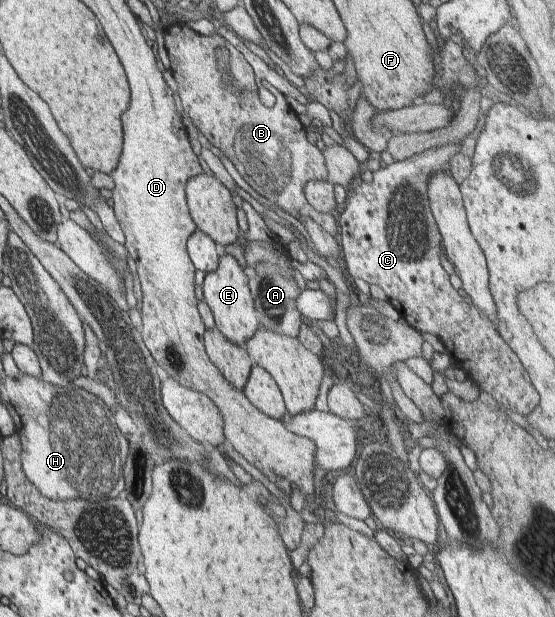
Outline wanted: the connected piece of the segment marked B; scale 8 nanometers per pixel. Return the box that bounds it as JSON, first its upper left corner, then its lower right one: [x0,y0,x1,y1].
[162,23,339,238]

